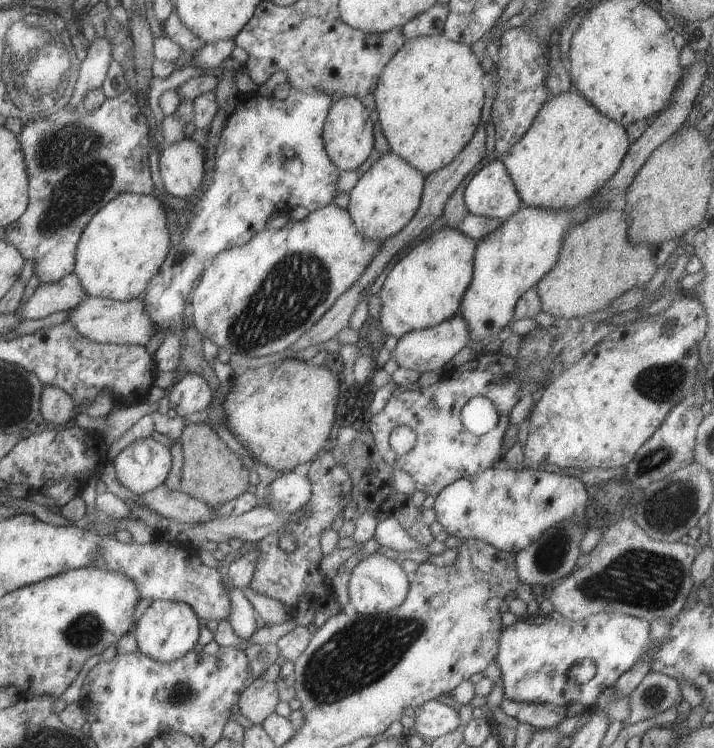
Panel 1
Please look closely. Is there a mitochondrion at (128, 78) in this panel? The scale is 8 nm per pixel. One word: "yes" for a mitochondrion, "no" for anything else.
no

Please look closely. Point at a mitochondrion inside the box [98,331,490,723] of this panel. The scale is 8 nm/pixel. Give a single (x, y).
(359, 654)

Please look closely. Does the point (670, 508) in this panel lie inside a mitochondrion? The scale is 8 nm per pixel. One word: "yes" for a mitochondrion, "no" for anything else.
yes

